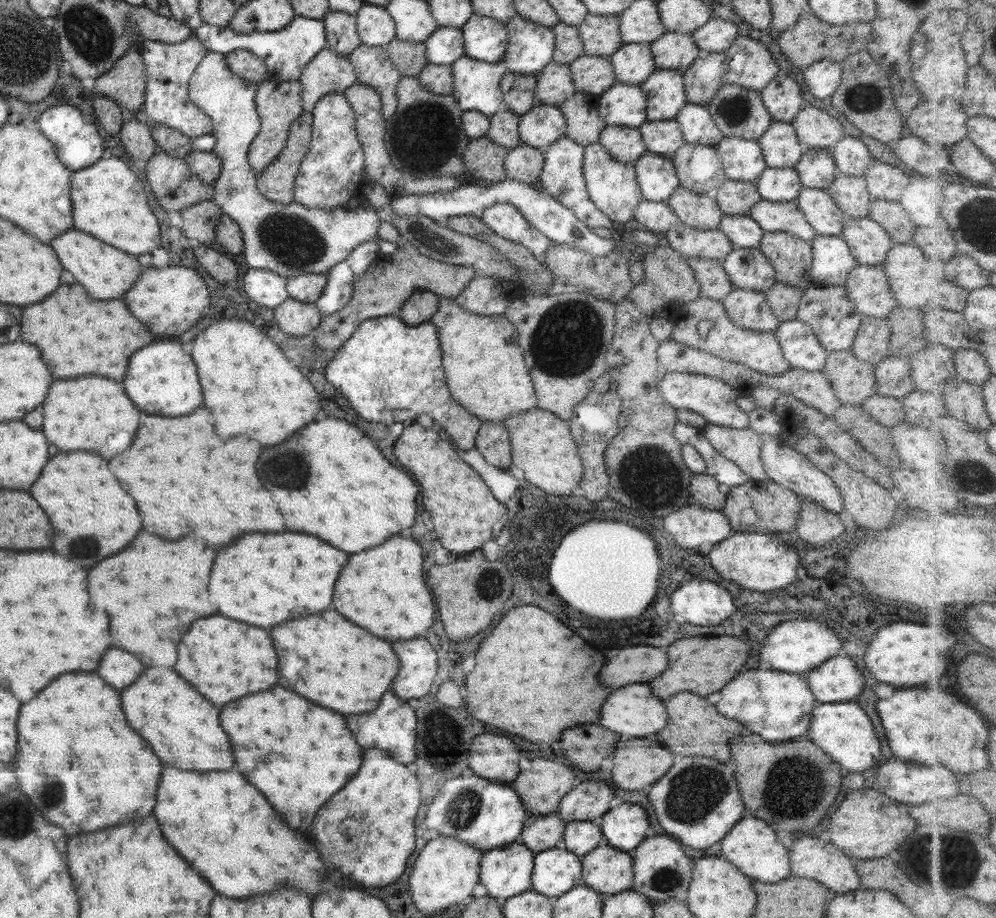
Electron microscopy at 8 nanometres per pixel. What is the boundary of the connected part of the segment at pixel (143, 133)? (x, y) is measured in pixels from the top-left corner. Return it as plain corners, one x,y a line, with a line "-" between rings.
131,118
123,122
117,137
122,142
124,151
128,153
131,161
137,164
148,161
158,151
156,142
151,138
145,123
138,122
136,119

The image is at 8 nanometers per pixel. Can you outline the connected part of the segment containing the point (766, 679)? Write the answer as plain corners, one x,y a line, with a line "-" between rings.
773,669
765,672
747,670
745,674
739,674
729,684
725,684
719,694
721,700
715,704
717,712
725,718
741,722
745,728
759,734
765,742
785,742
801,736
809,728
811,708
815,706
805,675
775,672

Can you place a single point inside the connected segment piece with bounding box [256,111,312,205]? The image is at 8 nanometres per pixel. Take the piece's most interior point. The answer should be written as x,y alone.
276,182

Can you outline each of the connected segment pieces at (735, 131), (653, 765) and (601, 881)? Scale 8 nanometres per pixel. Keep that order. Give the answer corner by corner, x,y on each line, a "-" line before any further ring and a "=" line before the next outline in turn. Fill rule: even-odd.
723,84
707,105
712,122
723,137
758,139
772,123
758,91
=
629,742
615,750
613,754
613,782
623,790
639,790
647,784
653,784
671,768
671,752
657,746
635,746
-
633,744
633,746
629,746
=
602,843
585,854
580,863
582,884
604,897
629,889
633,882
630,852

